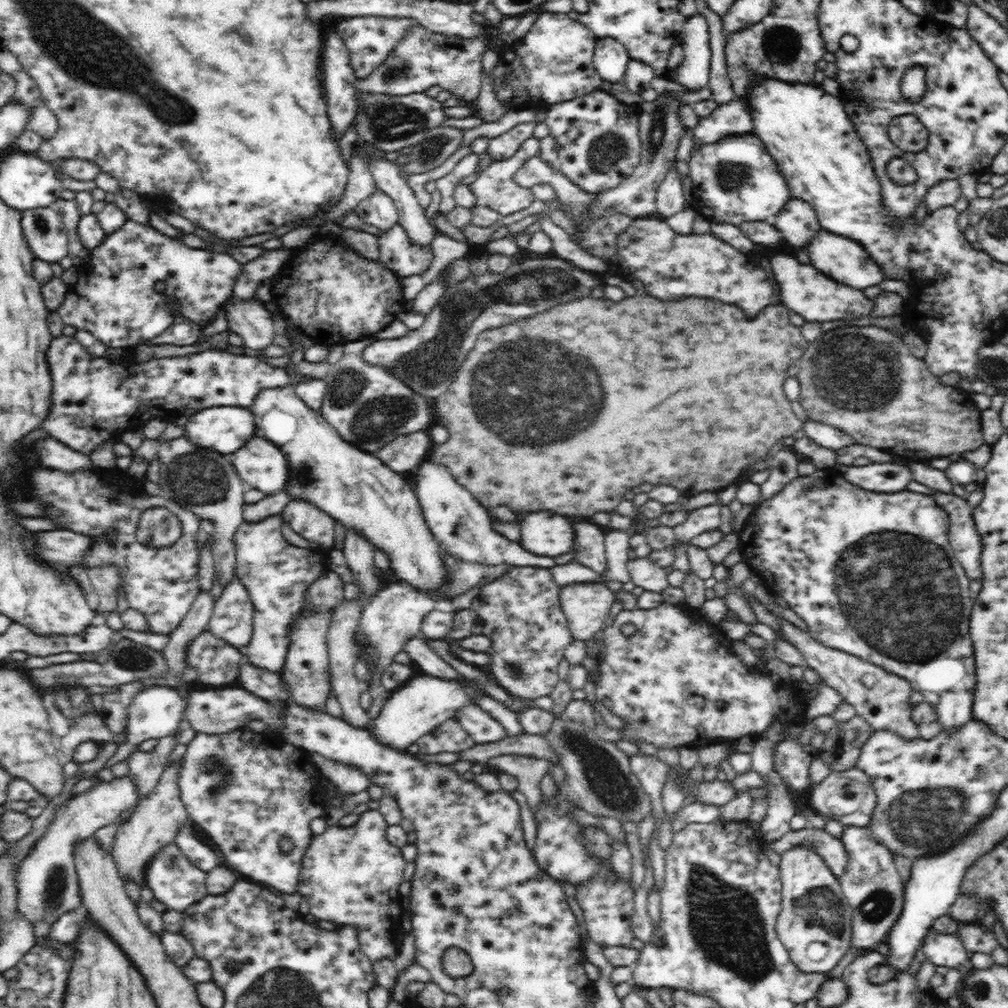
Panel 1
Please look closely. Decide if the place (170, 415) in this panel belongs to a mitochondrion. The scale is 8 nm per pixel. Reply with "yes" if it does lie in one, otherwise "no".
no

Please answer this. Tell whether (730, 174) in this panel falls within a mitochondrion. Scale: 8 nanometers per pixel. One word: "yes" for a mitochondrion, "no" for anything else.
yes

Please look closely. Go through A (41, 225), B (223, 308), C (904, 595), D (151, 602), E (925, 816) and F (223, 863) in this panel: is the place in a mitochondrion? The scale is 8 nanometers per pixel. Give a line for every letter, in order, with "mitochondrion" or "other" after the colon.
A: mitochondrion
B: other
C: mitochondrion
D: other
E: mitochondrion
F: other

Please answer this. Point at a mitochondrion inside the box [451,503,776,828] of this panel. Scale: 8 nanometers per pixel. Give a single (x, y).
(607, 780)

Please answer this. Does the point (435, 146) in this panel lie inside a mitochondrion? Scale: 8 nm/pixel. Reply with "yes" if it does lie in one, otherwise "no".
yes

